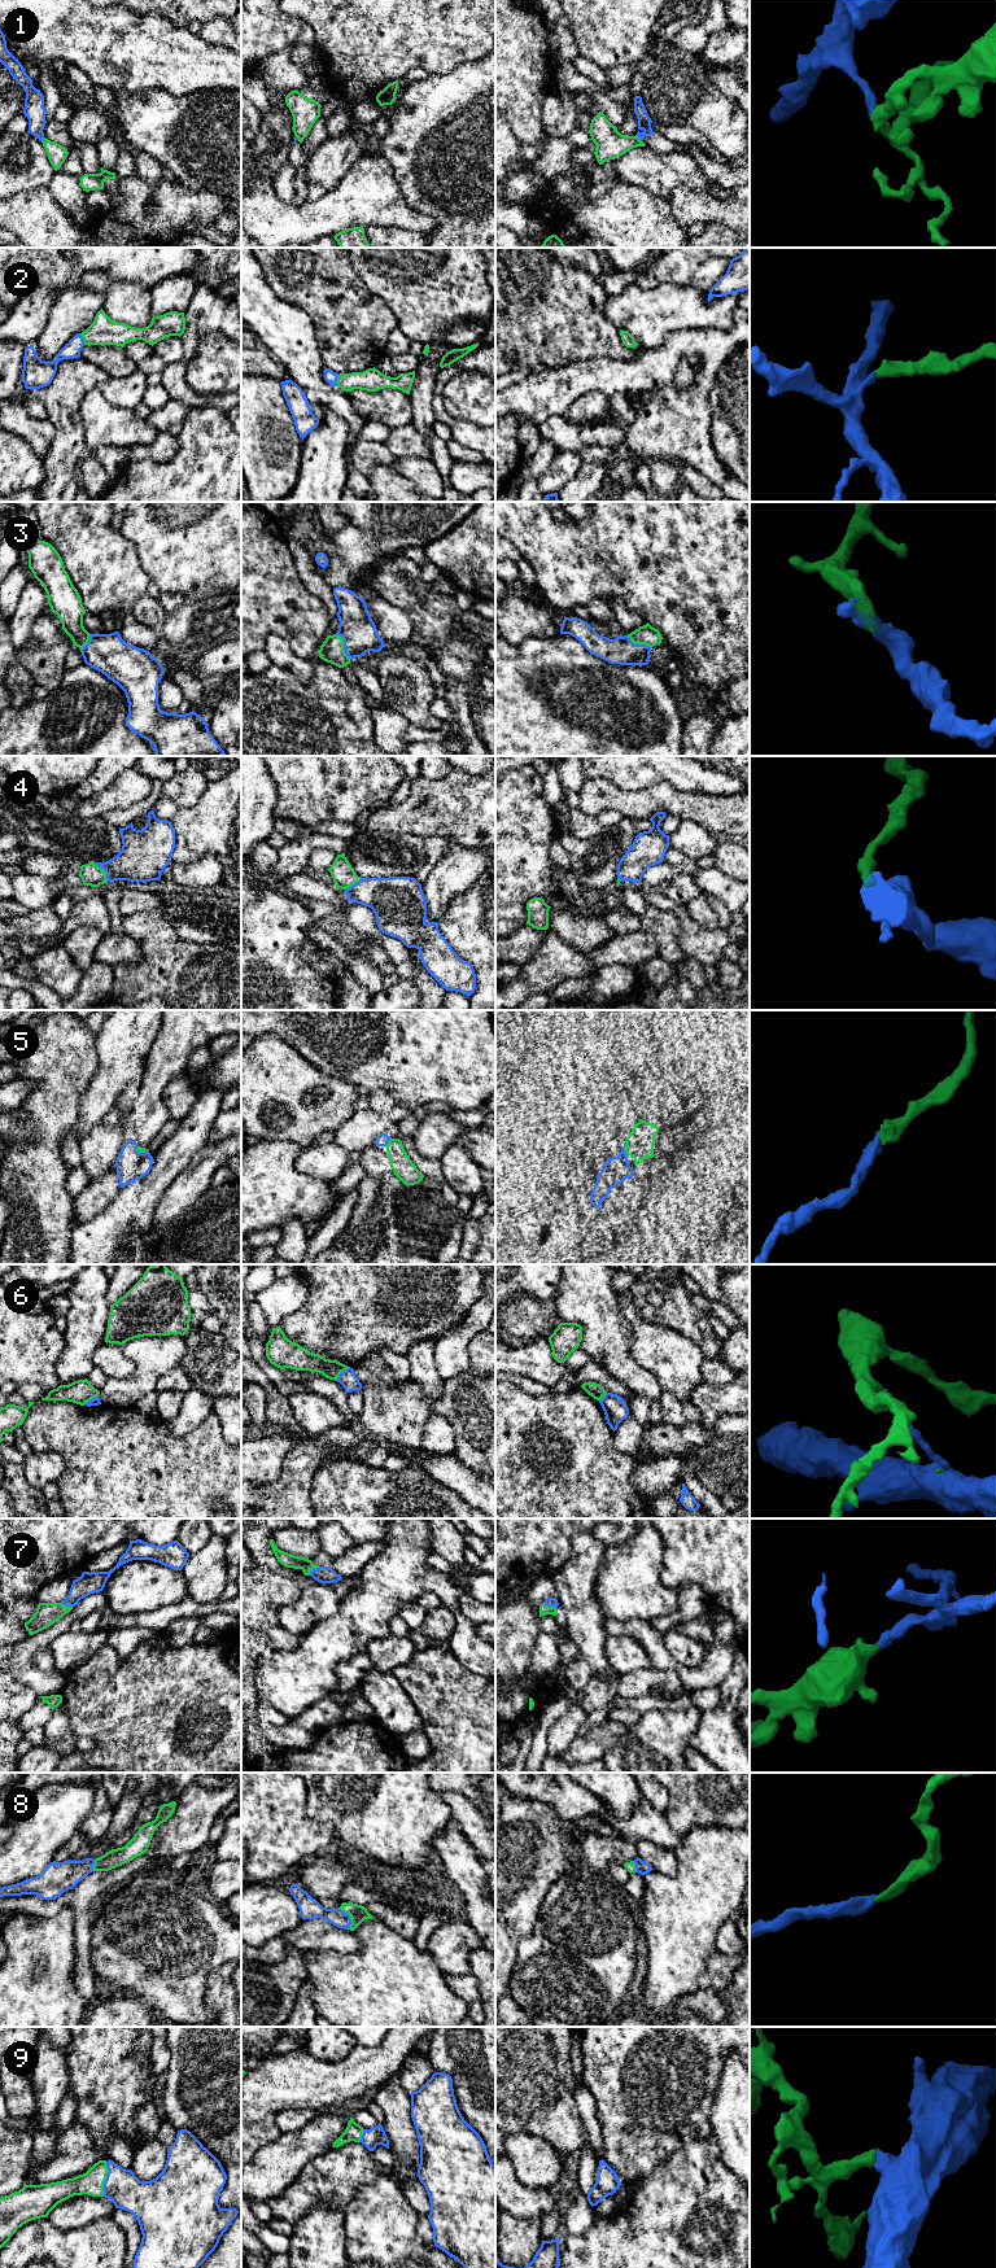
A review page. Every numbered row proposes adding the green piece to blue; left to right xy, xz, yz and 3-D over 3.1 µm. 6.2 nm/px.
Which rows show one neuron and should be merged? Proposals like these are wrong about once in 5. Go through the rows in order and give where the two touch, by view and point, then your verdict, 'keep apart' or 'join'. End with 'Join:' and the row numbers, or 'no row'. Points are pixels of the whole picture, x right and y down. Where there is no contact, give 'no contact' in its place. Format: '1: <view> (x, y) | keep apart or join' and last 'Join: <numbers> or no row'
1: yz (640, 139) | keep apart
2: xy (82, 339) | join
3: xz (344, 646) | join
4: xy (104, 869) | join
5: yz (624, 1146) | join
6: xz (341, 1372) | keep apart
7: yz (550, 1606) | join
8: xz (349, 1917) | join
9: xy (106, 2179) | join
Join: 2, 3, 4, 5, 7, 8, 9

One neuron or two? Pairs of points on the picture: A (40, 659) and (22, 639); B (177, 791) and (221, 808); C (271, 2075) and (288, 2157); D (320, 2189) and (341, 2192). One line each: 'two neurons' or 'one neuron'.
A: two neurons
B: two neurons
C: two neurons
D: one neuron

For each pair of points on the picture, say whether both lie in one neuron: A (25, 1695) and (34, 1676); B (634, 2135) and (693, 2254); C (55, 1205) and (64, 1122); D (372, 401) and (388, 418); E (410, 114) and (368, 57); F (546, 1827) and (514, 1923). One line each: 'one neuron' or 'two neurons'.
A: two neurons
B: two neurons
C: one neuron
D: one neuron
E: two neurons
F: one neuron

